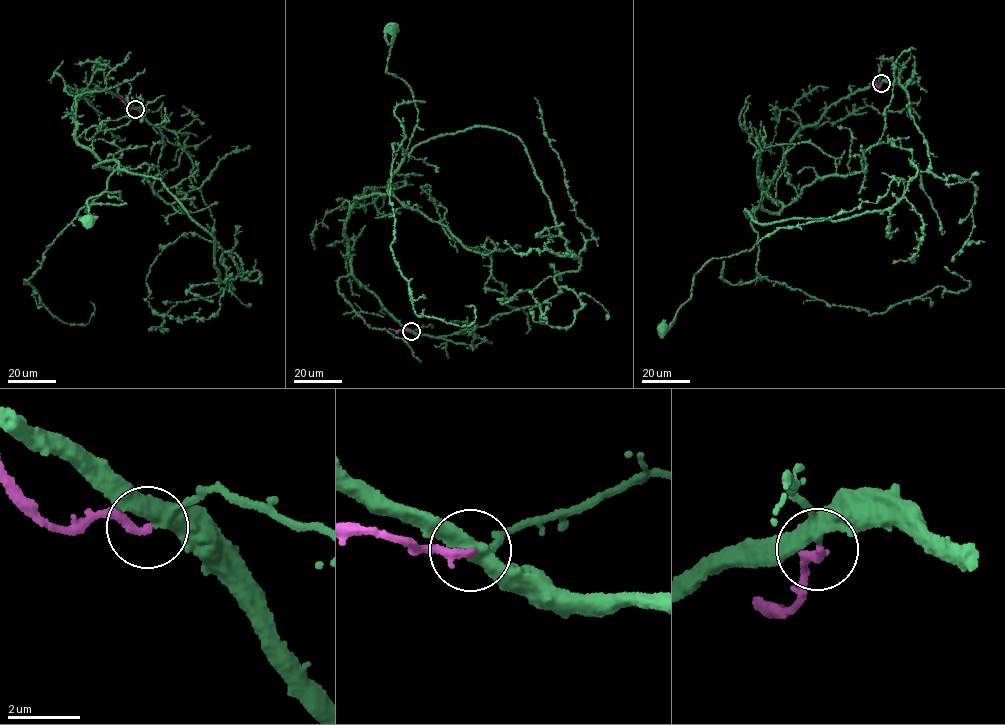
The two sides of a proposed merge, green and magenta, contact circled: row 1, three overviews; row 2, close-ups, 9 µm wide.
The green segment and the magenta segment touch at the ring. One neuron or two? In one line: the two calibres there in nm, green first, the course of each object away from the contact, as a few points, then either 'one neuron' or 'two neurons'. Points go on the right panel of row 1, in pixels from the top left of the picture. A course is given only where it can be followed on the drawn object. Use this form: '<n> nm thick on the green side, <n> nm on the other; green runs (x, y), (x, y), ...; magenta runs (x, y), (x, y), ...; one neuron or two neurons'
360 nm thick on the green side, 240 nm on the other; green runs (881, 83), (797, 132), (768, 190), (781, 210), (753, 210), (754, 247), (704, 265), (663, 330); magenta runs (881, 83), (879, 88), (869, 84); one neuron

